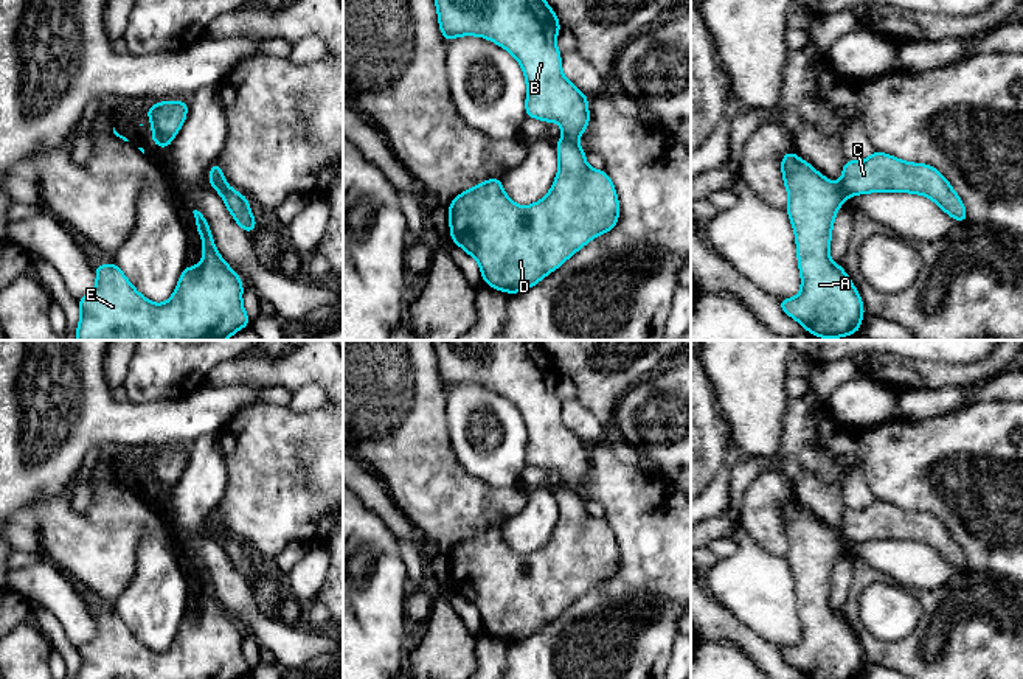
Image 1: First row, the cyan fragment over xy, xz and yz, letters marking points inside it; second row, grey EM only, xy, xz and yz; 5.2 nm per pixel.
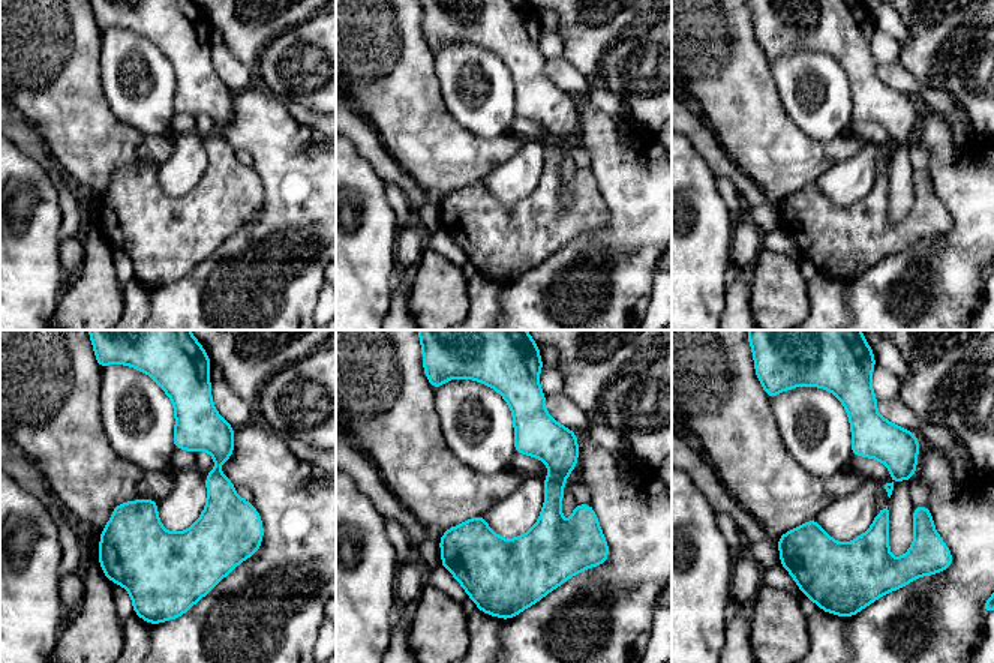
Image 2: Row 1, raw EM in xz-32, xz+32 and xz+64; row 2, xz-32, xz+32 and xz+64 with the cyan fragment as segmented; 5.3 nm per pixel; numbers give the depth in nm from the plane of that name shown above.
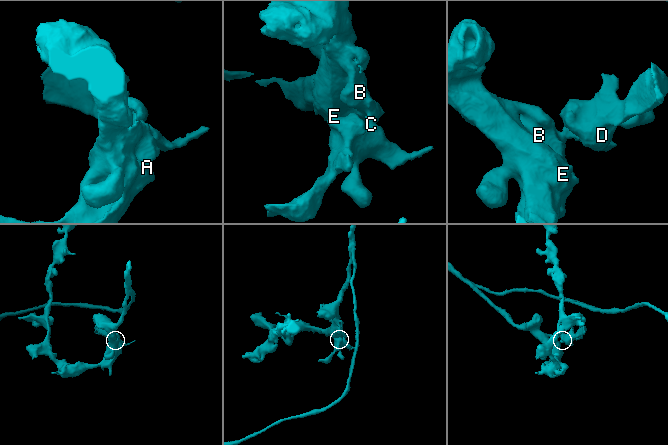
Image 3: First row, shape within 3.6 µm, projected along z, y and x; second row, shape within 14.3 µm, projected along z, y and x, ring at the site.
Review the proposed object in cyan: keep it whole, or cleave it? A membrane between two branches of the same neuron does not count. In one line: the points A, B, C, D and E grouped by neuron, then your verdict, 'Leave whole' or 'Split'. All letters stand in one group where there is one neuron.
Groups: A B E / C D. Split

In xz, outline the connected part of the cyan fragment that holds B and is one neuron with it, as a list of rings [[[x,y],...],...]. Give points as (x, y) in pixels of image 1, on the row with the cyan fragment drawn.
[[[435,0],[441,34],[449,44],[456,36],[480,36],[509,51],[526,78],[526,117],[557,121],[564,137],[577,140],[590,123],[588,96],[562,73],[562,54],[556,47],[560,23],[545,0]]]

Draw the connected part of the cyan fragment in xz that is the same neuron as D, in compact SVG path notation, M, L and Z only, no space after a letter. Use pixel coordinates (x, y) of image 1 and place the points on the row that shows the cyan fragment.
M567 137L556 141L559 169L548 194L528 207L515 205L505 193L501 177L492 177L458 194L449 205L450 236L480 264L483 283L494 289L517 294L537 284L562 266L571 255L601 233L618 225L619 200L615 185L605 171L593 169L585 162L585 151Z

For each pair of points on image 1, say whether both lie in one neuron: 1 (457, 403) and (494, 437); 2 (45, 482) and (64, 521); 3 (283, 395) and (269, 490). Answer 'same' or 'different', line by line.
1: same
2: different
3: different

